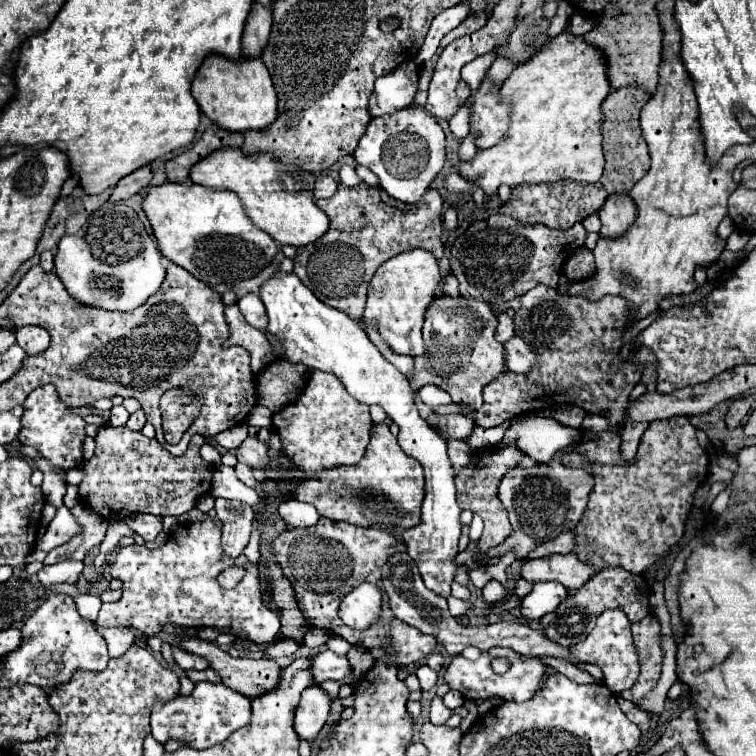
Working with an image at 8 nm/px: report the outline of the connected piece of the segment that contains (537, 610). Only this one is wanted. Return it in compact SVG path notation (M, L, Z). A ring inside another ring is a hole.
M555 581L537 583L533 591L521 601L521 615L529 621L541 619L545 613L555 611L555 607L565 599L567 589Z

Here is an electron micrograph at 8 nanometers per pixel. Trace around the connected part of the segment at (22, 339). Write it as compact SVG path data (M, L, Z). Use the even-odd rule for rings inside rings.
M23 327L17 333L17 345L27 353L27 355L39 355L49 347L49 333L41 327Z

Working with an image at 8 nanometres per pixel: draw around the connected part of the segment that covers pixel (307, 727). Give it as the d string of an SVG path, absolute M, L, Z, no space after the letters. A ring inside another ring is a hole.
M311 685L301 693L301 703L295 711L295 731L301 739L311 741L319 735L327 723L331 701L333 699L319 685Z

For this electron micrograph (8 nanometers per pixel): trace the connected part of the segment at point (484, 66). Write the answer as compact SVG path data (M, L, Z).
M489 53L489 55L477 57L475 61L467 63L467 65L461 69L461 77L463 77L463 81L467 81L467 83L469 83L469 87L471 87L473 91L477 91L477 89L479 89L479 85L481 85L481 81L483 81L483 77L485 77L487 69L491 67L493 59L495 59L495 55L493 55L493 53Z

